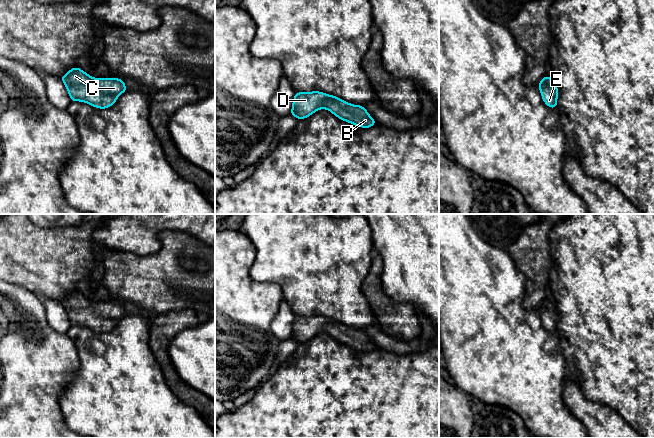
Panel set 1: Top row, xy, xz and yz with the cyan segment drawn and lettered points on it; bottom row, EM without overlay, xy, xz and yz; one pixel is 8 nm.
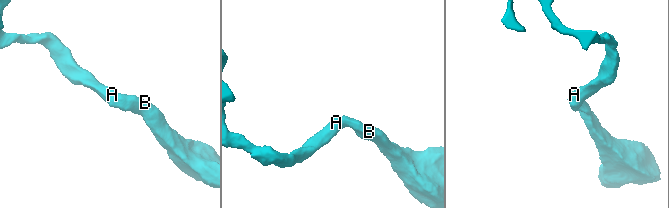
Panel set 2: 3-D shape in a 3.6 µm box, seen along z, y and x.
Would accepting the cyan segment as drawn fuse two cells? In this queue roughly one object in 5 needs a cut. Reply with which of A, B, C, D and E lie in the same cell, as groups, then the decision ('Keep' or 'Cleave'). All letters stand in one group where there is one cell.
Groups: A B C D E. Keep

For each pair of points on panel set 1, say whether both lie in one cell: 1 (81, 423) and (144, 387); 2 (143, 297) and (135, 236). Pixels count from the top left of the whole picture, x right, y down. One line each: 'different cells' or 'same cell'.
1: same cell
2: different cells

